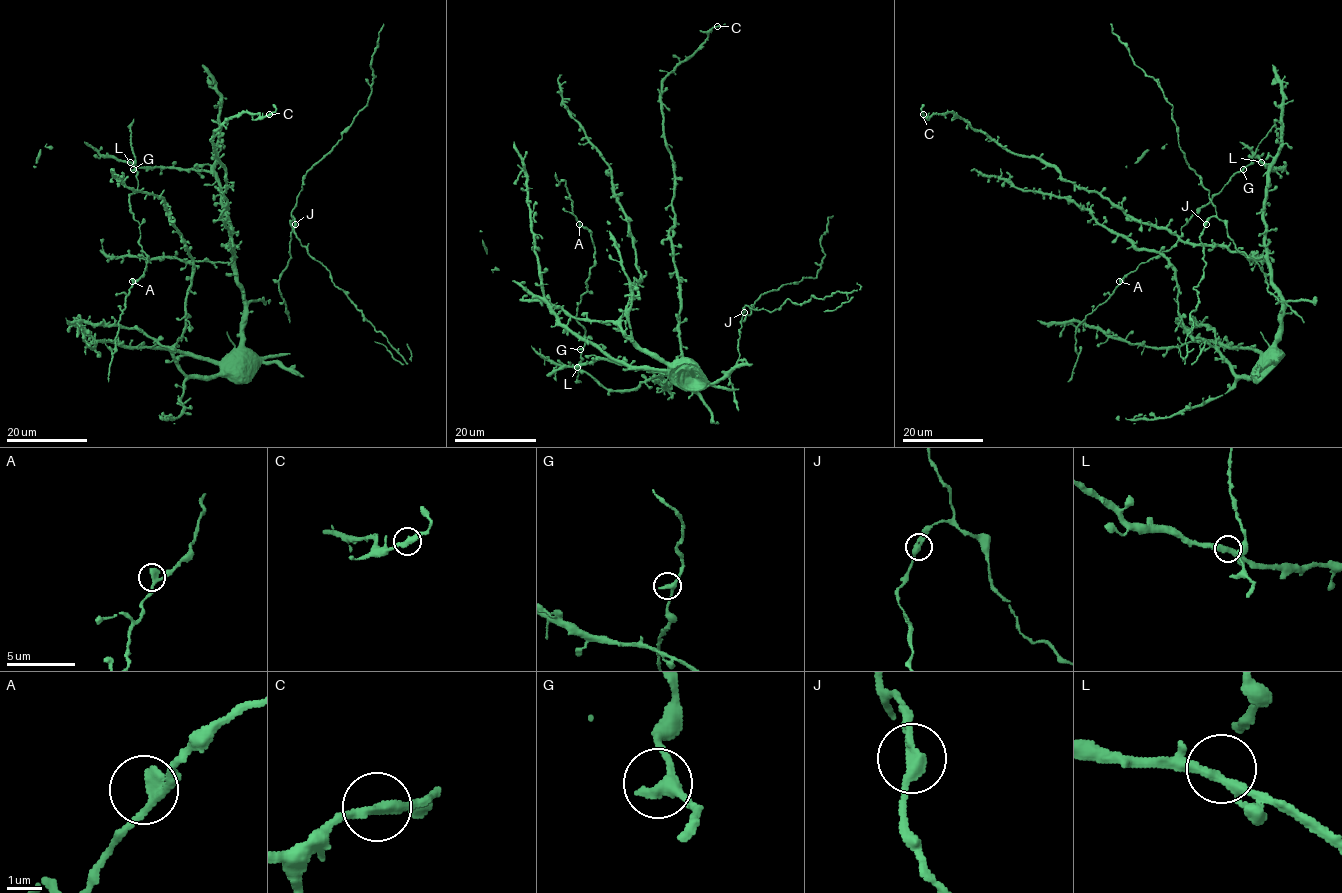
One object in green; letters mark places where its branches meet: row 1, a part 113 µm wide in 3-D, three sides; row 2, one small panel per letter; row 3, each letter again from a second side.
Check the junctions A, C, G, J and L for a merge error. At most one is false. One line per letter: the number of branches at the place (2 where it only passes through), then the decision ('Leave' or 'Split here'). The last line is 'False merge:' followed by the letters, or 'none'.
A: Branches: 2. Leave
C: Branches: 2. Leave
G: Branches: 2. Leave
J: Branches: 2. Split here
L: Branches: 2. Leave
False merge: J

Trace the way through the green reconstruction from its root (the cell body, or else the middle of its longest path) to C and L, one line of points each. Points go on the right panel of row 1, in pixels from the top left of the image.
C: (1274, 284), (1264, 258), (1184, 243), (1132, 220), (1038, 159), (1007, 151), (952, 112), (923, 114)
L: (1274, 284), (1265, 244), (1266, 175), (1284, 168), (1266, 167), (1261, 162)

